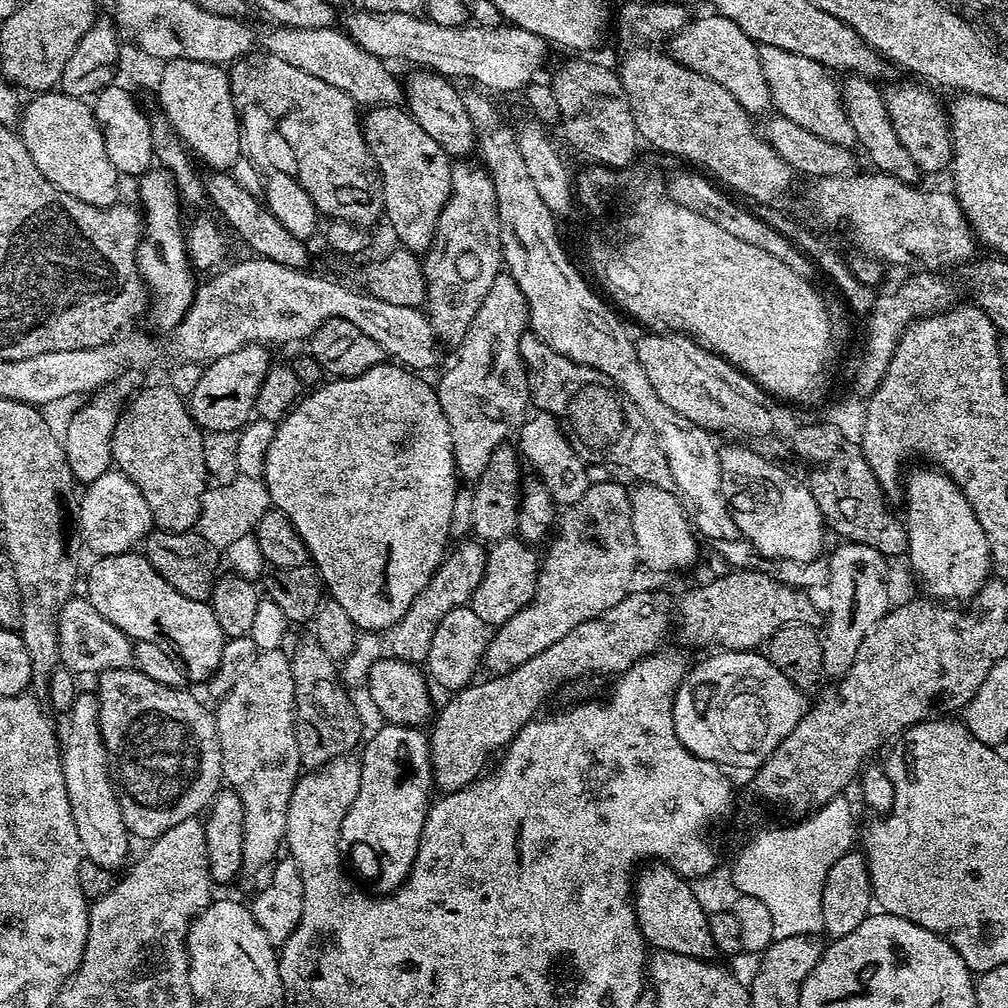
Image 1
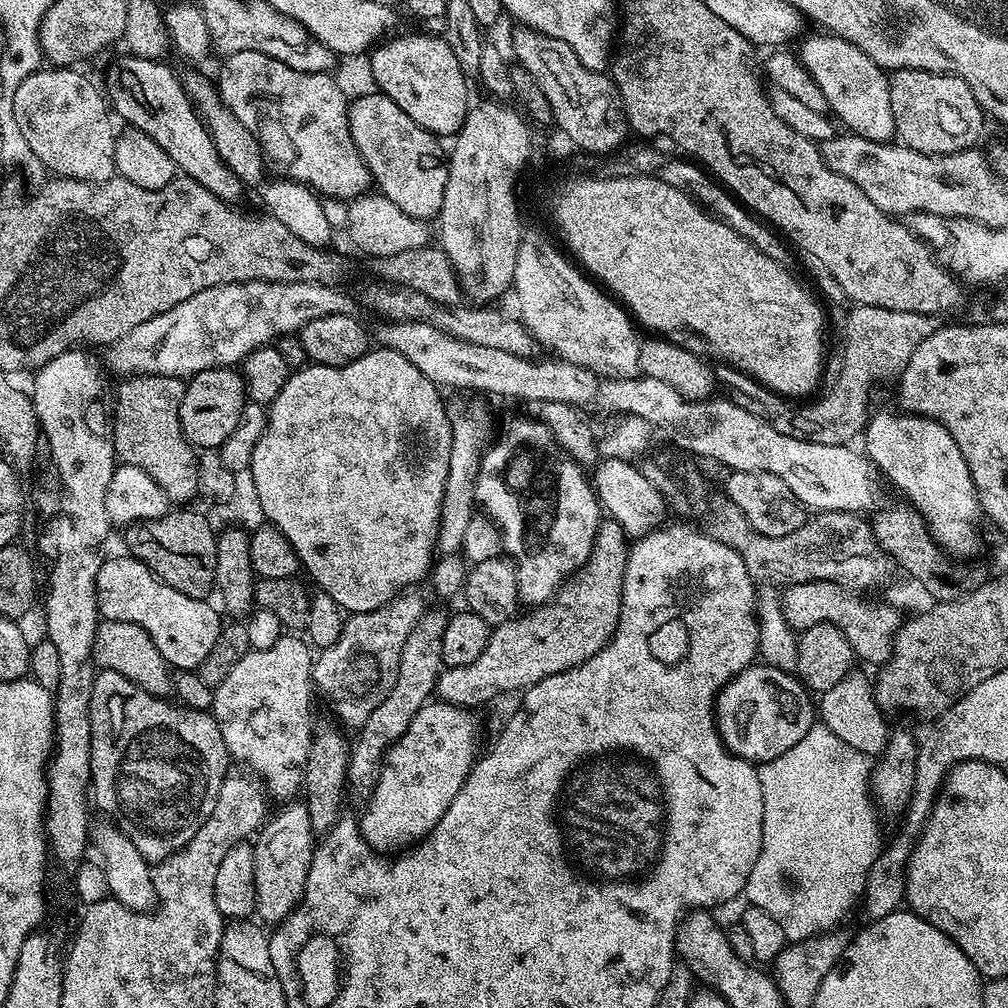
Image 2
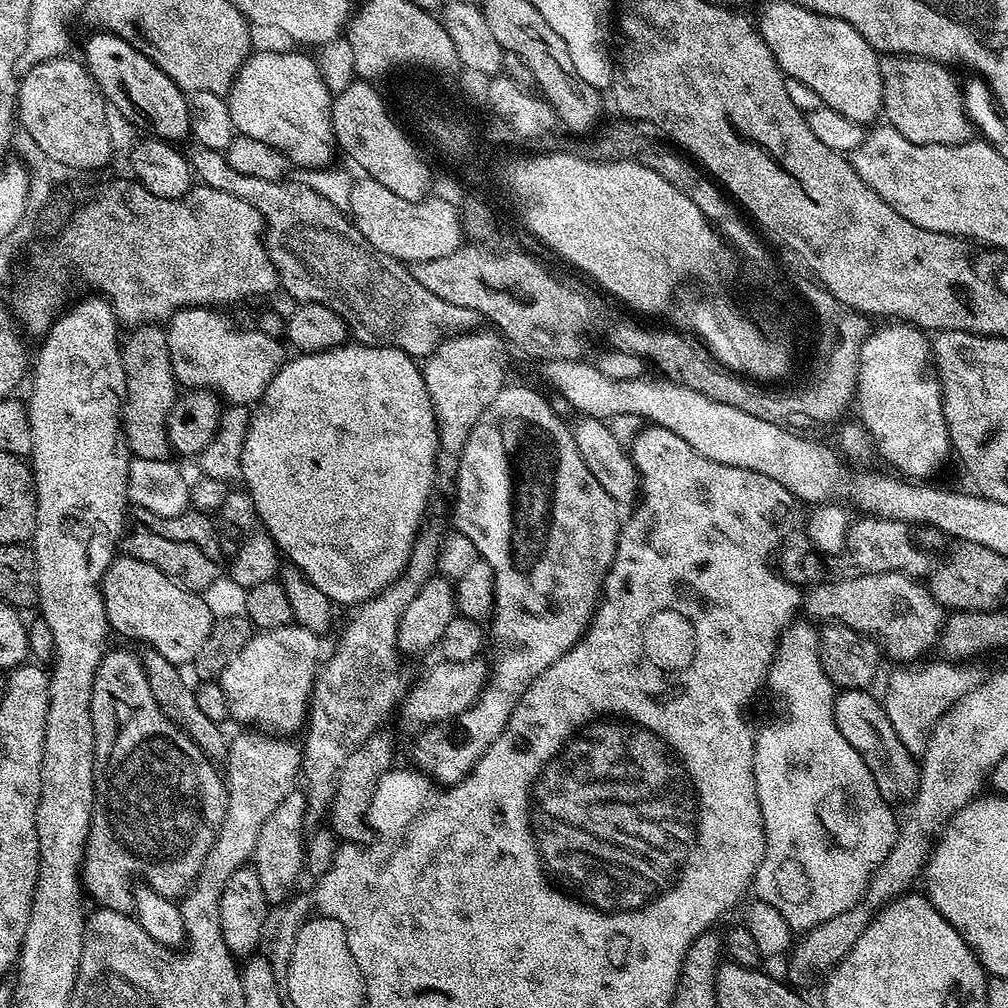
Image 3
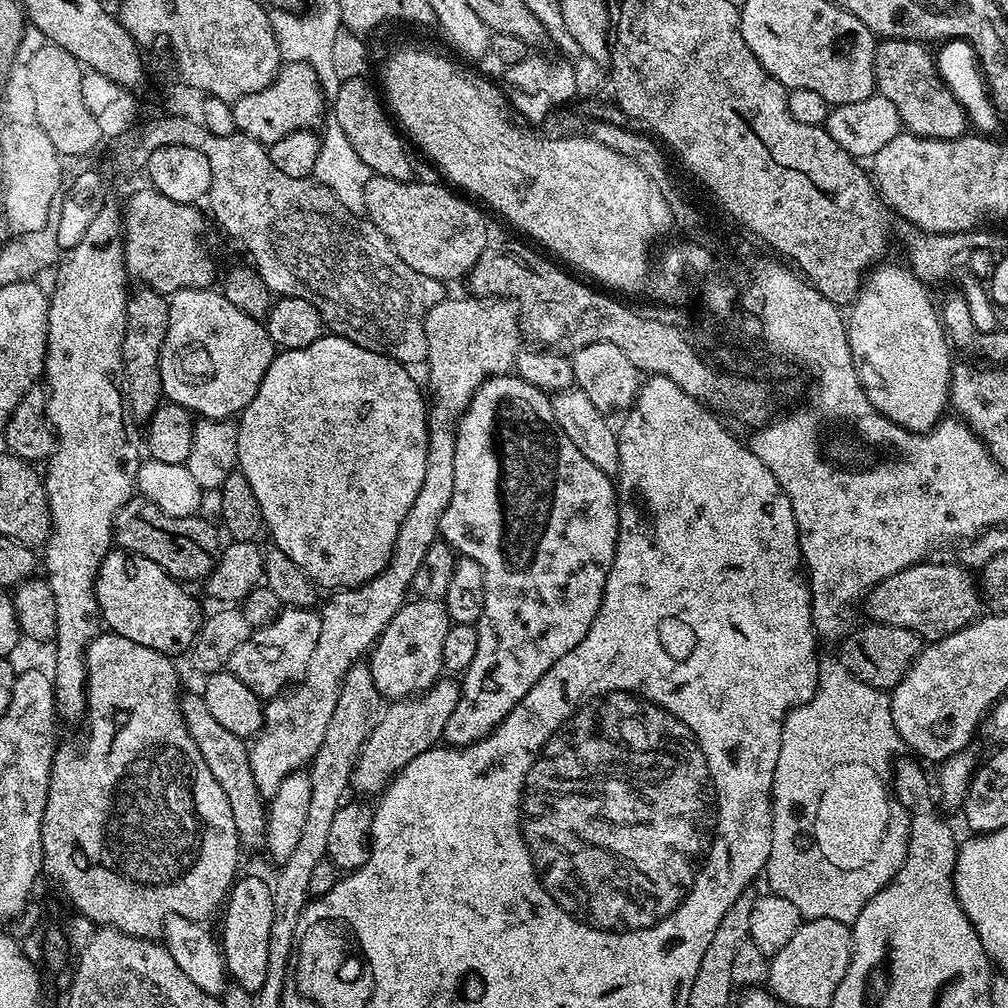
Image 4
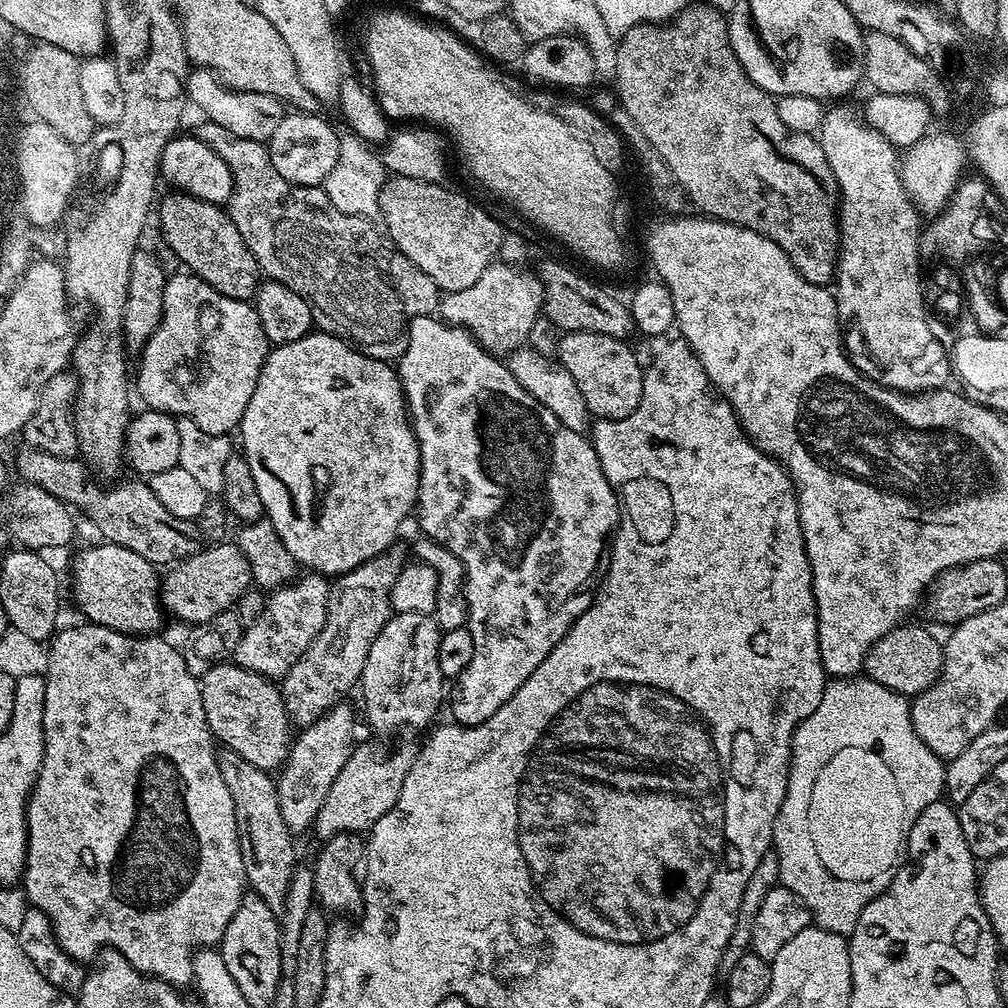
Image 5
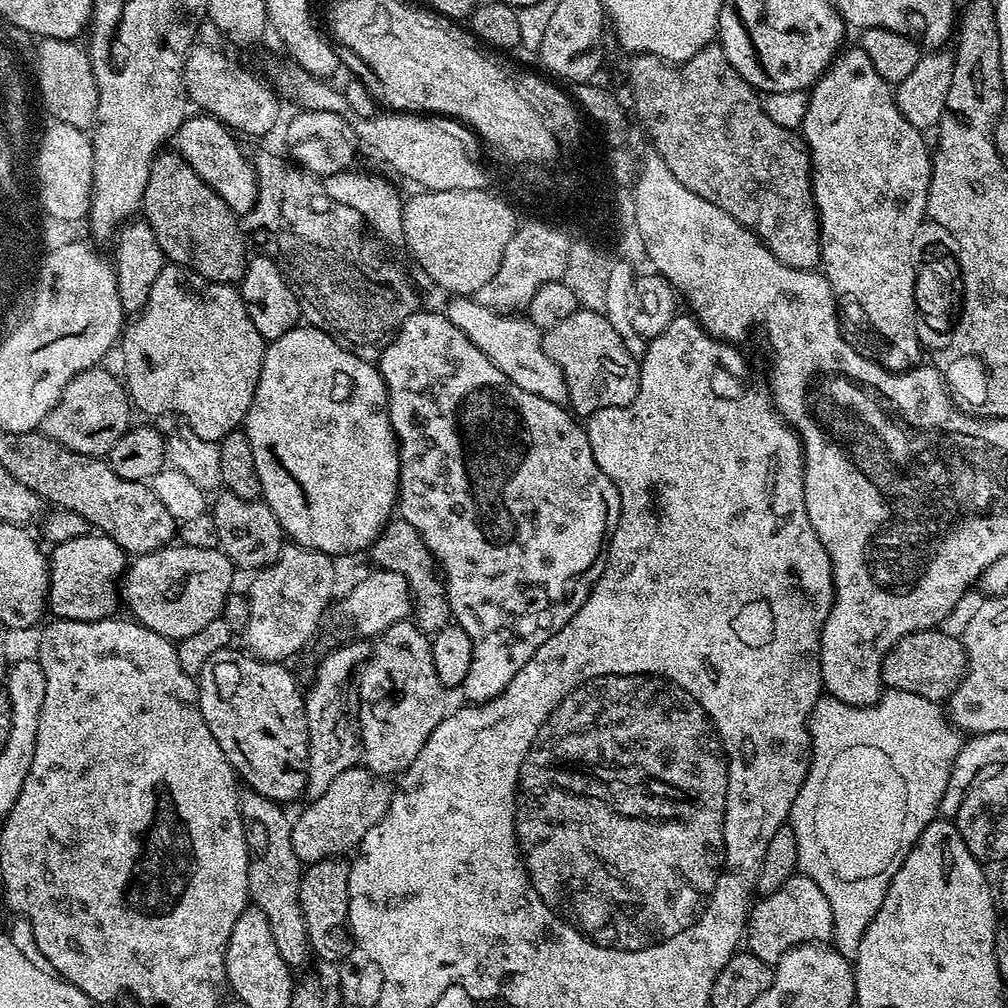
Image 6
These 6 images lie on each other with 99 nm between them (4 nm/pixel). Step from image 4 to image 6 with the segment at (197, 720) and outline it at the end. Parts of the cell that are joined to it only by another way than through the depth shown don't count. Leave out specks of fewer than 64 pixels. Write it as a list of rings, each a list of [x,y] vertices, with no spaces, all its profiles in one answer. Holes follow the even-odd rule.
[[[252,789],[240,796],[240,817],[246,835],[248,852],[247,884],[251,903],[266,914],[270,934],[277,943],[283,961],[298,970],[310,960],[311,948],[306,934],[305,918],[300,902],[302,865],[294,853],[291,817],[279,803]]]

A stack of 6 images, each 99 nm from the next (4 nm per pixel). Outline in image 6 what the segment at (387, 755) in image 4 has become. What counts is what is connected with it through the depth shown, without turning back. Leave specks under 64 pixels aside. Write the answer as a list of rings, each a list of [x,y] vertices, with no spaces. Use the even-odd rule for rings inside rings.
[[[357,766],[342,770],[342,774],[330,782],[326,794],[305,803],[300,817],[296,816],[291,821],[294,853],[301,865],[317,864],[319,860],[340,858],[348,851],[351,853],[386,814],[394,791],[393,785],[388,784],[391,783],[385,777],[376,776],[369,768]]]

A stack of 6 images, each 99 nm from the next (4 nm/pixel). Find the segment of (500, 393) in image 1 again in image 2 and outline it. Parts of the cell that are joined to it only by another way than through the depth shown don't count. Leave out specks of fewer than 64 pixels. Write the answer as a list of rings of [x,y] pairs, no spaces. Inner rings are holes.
[[[472,398],[469,404],[461,408],[452,408],[452,445],[450,446],[450,470],[446,474],[446,490],[442,490],[442,510],[440,525],[436,535],[436,552],[440,556],[455,556],[460,552],[462,537],[466,535],[466,526],[470,526],[472,517],[477,515],[476,479],[480,469],[480,460],[484,449],[493,439],[492,412],[483,404],[483,399]]]

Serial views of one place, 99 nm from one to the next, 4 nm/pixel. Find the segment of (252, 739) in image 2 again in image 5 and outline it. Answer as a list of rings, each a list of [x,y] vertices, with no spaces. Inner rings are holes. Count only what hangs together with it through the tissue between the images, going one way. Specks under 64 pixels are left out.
[[[309,571],[297,575],[292,583],[269,591],[262,614],[245,627],[236,647],[235,663],[269,678],[283,678],[290,666],[294,666],[294,662],[302,658],[314,638],[318,638],[328,613],[329,587],[329,581],[325,577],[318,572]]]

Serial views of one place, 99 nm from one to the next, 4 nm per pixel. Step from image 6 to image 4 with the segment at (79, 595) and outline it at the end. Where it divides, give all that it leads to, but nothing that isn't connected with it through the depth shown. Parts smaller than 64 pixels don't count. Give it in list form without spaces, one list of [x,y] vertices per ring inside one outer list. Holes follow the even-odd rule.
[[[113,550],[96,575],[101,621],[115,635],[130,638],[138,646],[150,646],[150,650],[158,650],[164,656],[179,657],[179,652],[191,649],[202,623],[199,602],[184,588],[187,587],[166,574],[158,562],[133,552]]]

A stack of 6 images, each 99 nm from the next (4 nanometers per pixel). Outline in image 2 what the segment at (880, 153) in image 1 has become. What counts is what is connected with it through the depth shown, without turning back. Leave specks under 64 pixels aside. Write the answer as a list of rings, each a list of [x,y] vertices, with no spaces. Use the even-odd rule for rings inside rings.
[[[820,34],[824,36],[805,35],[799,41],[798,55],[800,61],[806,66],[810,78],[818,82],[818,90],[822,90],[822,98],[828,103],[827,111],[834,114],[835,119],[841,125],[845,124],[847,131],[853,136],[870,138],[870,142],[889,143],[895,137],[896,127],[894,126],[894,110],[890,106],[890,86],[888,85],[889,73],[880,68],[873,60],[866,58],[858,46],[846,42],[846,38],[831,34]]]

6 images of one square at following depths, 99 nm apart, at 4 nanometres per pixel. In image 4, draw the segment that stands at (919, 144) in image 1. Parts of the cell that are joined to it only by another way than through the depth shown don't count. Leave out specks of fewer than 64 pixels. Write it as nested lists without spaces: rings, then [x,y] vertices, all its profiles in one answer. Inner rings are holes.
[[[881,39],[874,54],[876,92],[885,96],[898,110],[901,125],[921,140],[956,140],[969,131],[963,106],[954,98],[937,72],[937,61],[918,40]]]

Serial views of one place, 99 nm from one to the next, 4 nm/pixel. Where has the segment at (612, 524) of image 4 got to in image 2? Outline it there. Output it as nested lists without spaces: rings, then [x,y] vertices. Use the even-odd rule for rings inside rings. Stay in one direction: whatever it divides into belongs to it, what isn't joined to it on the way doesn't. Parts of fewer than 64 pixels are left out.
[[[516,416],[513,420],[506,421],[504,428],[508,432],[502,433],[501,436],[499,433],[499,435],[489,443],[488,447],[484,449],[484,457],[480,460],[480,469],[478,470],[478,478],[476,479],[476,502],[486,513],[488,519],[496,525],[500,534],[500,543],[503,551],[506,553],[507,559],[513,561],[516,565],[518,594],[520,595],[519,603],[521,605],[528,604],[524,606],[539,606],[548,603],[548,601],[559,592],[565,580],[567,580],[569,576],[573,576],[575,572],[580,571],[580,567],[588,561],[588,555],[592,552],[592,547],[596,541],[596,531],[600,529],[602,523],[602,505],[600,501],[596,499],[596,489],[591,479],[586,475],[585,469],[577,464],[572,457],[556,443],[552,432],[543,421],[539,418],[533,418],[532,416],[531,418],[528,416]],[[429,702],[414,714],[414,718],[406,732],[390,747],[380,766],[380,773],[372,794],[363,805],[364,813],[359,813],[358,827],[360,835],[371,848],[381,854],[396,854],[420,843],[438,826],[442,814],[454,802],[456,795],[462,790],[466,778],[472,772],[478,759],[476,739],[480,736],[480,728],[471,711],[466,708],[456,708],[443,702]]]

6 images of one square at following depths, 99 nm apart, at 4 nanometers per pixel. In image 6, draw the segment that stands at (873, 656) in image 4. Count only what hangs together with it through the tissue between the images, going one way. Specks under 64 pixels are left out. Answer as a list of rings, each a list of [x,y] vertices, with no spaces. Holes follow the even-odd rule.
[[[944,630],[915,632],[904,636],[888,651],[882,662],[885,689],[918,694],[918,698],[937,702],[947,702],[951,698],[968,673],[968,659],[963,639],[959,635],[951,636],[948,632],[940,631]]]

